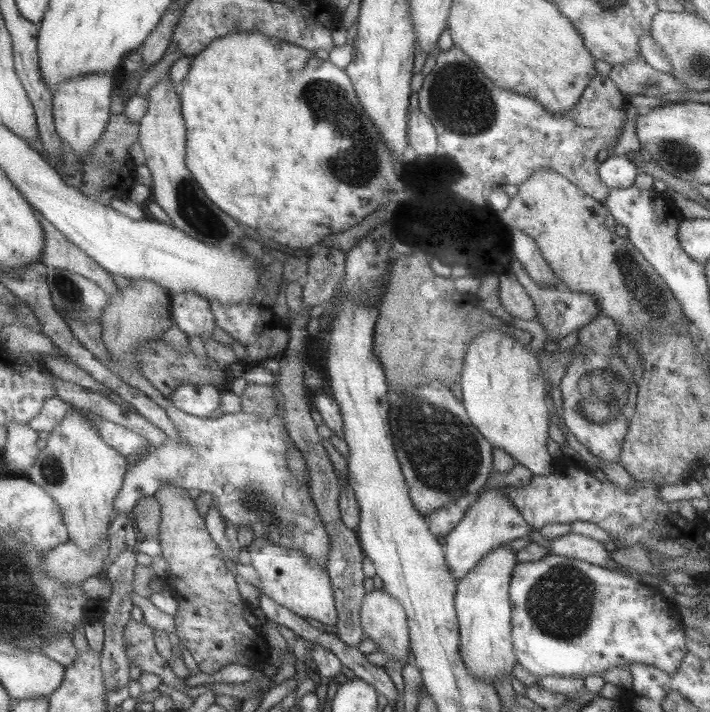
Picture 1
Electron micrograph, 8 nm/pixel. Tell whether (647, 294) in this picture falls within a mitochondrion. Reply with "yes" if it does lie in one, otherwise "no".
yes

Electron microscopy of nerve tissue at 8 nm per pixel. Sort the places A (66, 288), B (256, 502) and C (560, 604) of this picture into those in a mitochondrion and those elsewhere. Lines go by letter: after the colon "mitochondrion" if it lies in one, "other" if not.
A: mitochondrion
B: mitochondrion
C: mitochondrion

